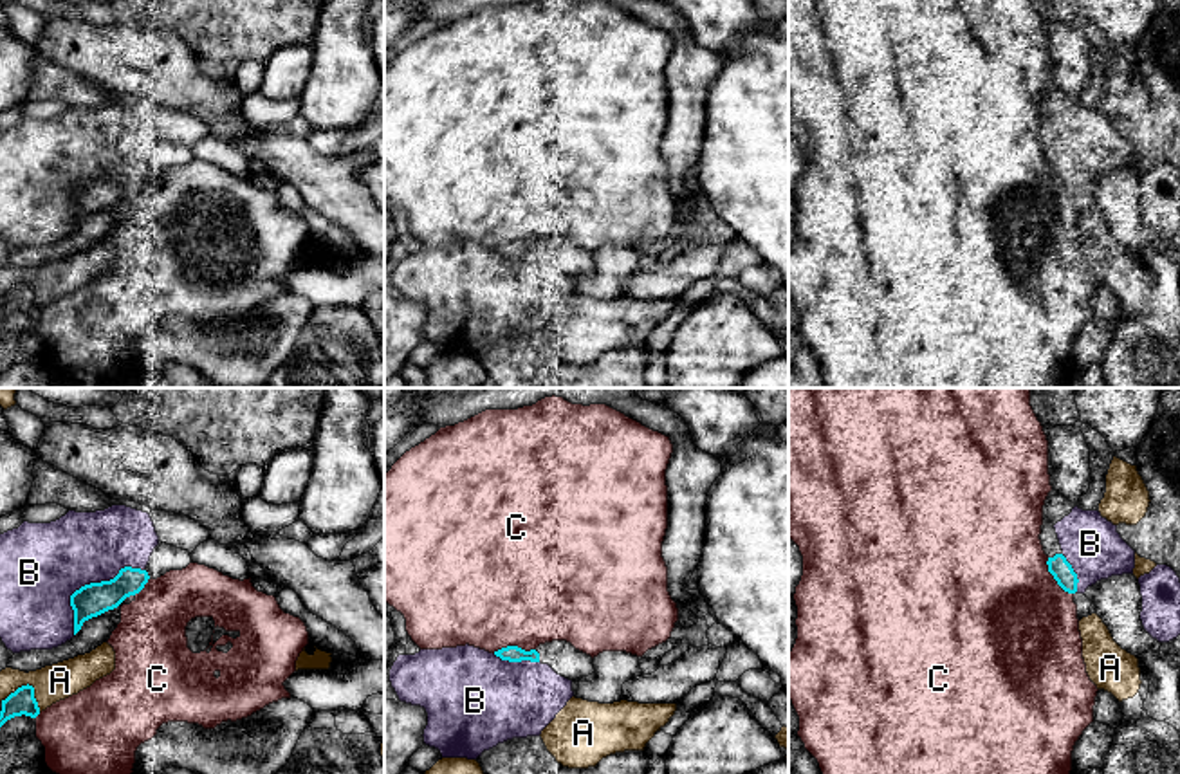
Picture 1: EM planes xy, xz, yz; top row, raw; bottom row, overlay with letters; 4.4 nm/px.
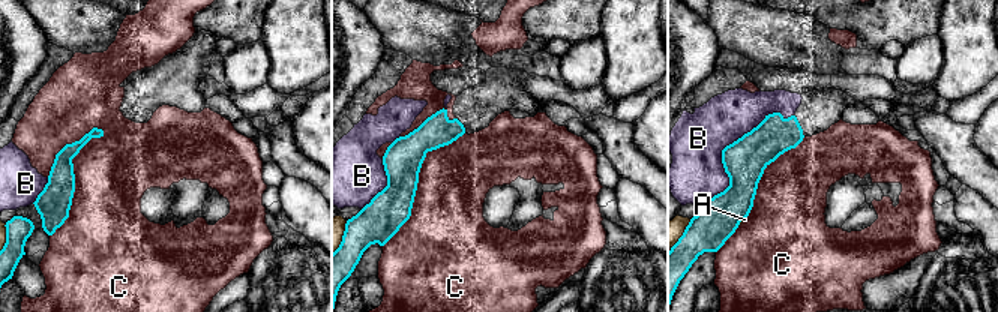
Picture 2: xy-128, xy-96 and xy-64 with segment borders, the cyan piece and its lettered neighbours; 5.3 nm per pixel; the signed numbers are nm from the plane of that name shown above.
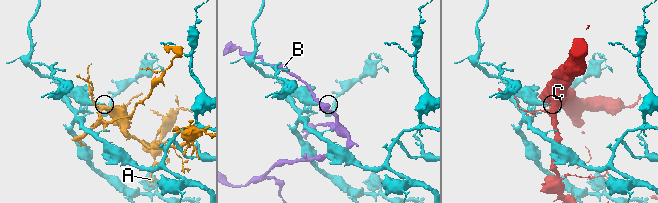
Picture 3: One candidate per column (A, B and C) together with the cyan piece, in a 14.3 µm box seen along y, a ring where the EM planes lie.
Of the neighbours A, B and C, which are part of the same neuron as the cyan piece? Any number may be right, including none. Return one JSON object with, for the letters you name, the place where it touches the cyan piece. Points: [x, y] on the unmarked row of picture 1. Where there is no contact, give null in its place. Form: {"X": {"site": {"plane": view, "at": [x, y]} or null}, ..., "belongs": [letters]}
{"belongs": []}

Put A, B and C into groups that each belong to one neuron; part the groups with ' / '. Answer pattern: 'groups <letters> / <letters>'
groups A / B / C

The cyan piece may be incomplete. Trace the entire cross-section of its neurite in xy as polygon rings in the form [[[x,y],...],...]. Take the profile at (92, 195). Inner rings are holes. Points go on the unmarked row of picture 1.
[[[159,137],[144,166],[124,162],[110,177],[81,182],[70,191],[74,231],[85,217],[117,204],[126,193],[139,189],[150,175],[157,175],[170,166],[182,166],[189,159],[193,157],[188,146]]]

